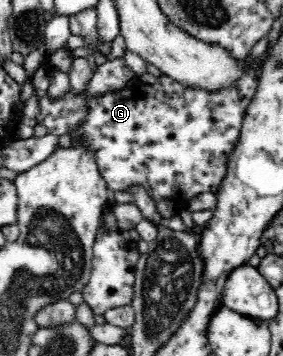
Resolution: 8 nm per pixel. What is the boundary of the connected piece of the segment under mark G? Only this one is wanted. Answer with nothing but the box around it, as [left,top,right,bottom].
[36,67,257,212]

